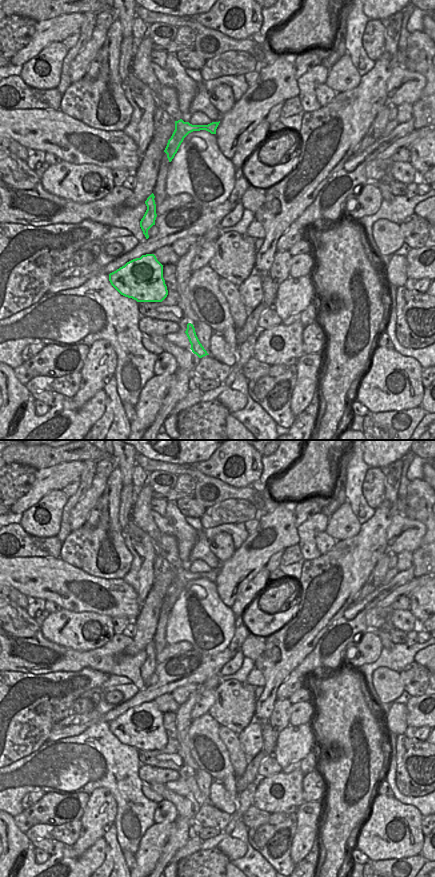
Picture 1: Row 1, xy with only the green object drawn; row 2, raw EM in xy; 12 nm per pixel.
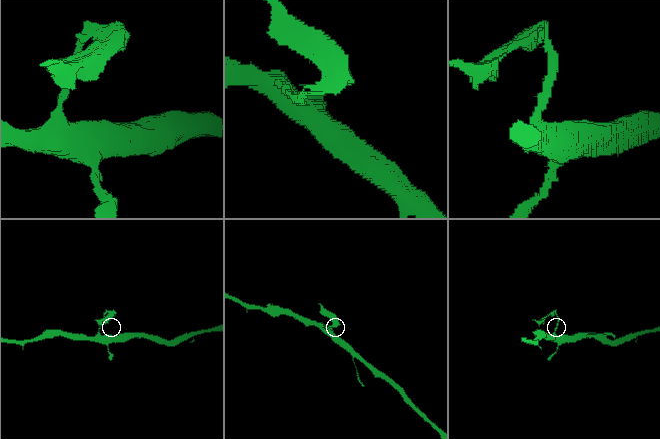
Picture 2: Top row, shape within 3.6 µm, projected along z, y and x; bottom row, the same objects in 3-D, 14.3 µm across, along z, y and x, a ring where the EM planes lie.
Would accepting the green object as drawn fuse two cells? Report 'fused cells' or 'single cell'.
fused cells

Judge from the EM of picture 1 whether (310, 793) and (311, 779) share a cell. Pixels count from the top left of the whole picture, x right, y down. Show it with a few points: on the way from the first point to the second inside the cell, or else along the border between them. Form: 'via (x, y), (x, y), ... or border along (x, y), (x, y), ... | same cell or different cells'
via (311, 790), (311, 782) | same cell

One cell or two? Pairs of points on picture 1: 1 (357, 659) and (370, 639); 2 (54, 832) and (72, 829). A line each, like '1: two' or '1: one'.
1: one
2: one

